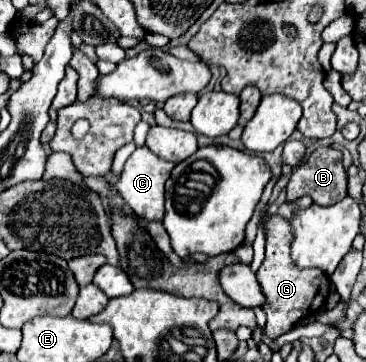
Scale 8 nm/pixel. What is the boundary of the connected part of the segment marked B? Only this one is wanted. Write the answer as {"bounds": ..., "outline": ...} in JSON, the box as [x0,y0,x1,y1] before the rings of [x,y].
{"bounds":[286,148,346,206],"outline":[[[318,148],[294,170],[286,186],[286,198],[294,202],[304,194],[310,194],[322,206],[330,206],[346,196],[346,170],[340,150]]]}

